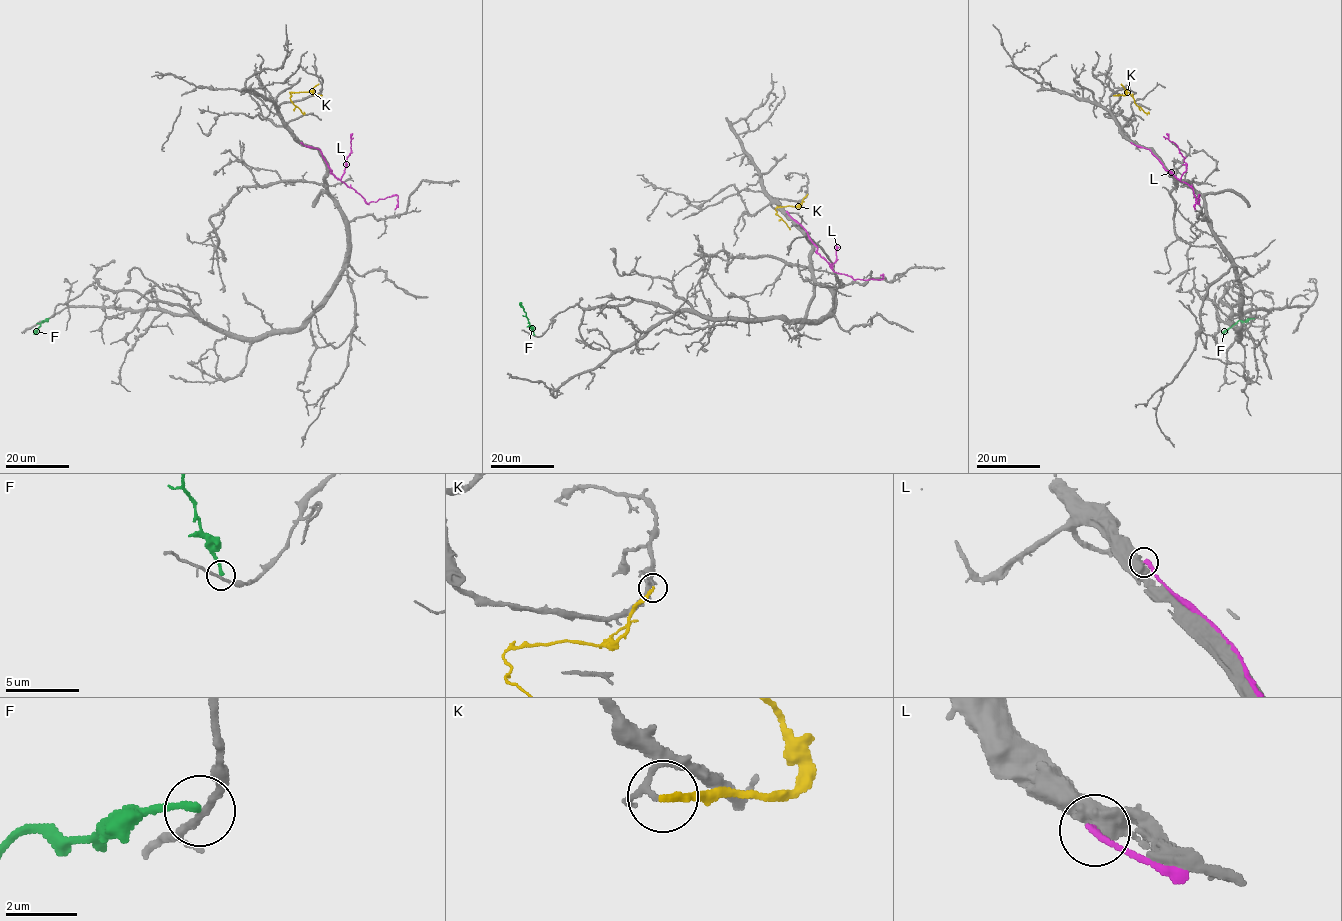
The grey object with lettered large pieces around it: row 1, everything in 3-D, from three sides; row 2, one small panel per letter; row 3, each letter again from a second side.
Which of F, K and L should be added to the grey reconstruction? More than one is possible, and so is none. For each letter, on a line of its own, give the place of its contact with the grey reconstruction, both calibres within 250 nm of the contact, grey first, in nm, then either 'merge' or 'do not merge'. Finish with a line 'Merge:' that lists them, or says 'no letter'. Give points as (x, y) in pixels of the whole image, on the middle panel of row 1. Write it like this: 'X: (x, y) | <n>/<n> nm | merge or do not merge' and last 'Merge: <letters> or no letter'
F: (534, 335) | 190/200 nm | do not merge
K: (807, 194) | 140/200 nm | do not merge
L: (786, 212) | 500/190 nm | do not merge
Merge: no letter

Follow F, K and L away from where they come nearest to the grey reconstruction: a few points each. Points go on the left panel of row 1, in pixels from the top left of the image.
F: (48, 319), (42, 320), (35, 334)
K: (322, 95), (289, 92), (292, 103), (304, 111)
L: (301, 142), (318, 149), (331, 172), (368, 203), (396, 195), (395, 210)

